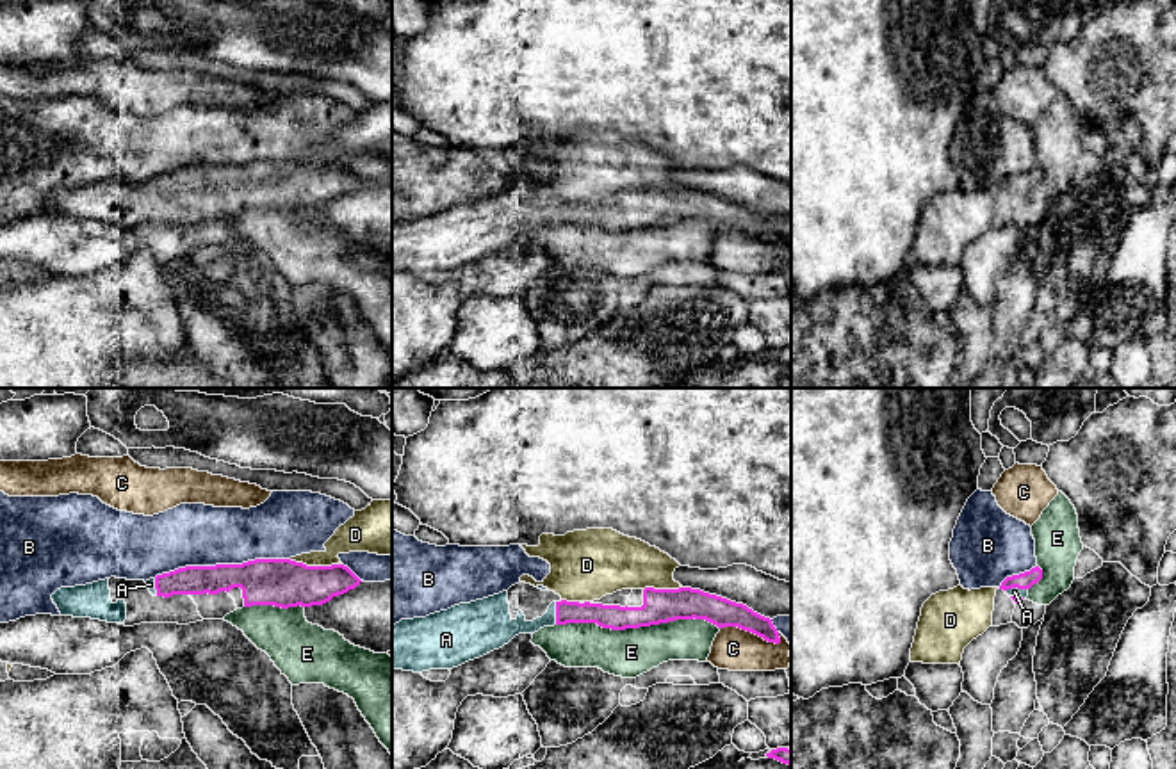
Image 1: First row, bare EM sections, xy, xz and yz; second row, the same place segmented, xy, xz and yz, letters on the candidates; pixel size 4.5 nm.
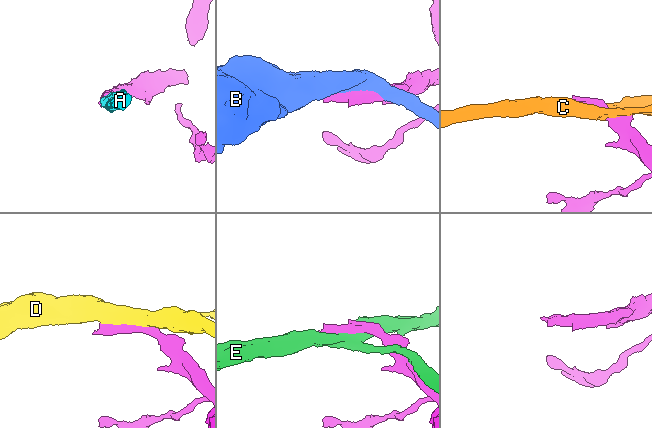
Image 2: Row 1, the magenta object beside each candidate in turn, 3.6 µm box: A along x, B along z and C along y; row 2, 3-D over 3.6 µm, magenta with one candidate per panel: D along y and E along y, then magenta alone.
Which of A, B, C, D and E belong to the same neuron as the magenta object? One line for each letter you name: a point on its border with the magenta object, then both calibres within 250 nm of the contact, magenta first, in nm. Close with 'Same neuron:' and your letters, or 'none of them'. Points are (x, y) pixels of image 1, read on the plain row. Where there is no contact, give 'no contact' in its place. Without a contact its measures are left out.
A: xz (556, 214) | 110/110 nm
Same neuron: A

